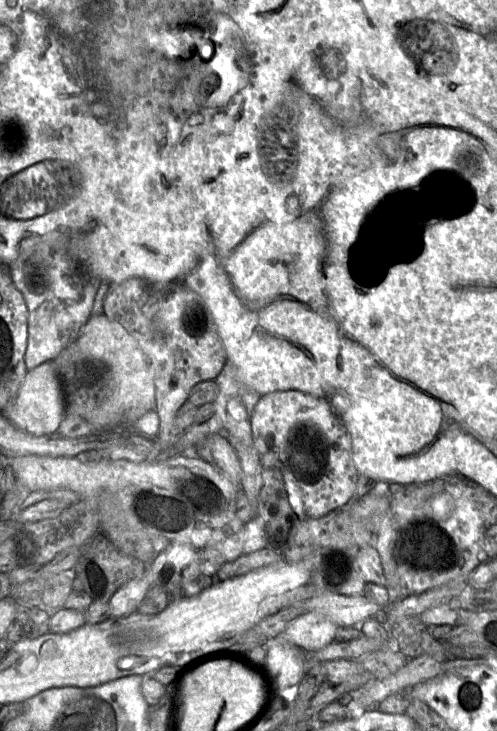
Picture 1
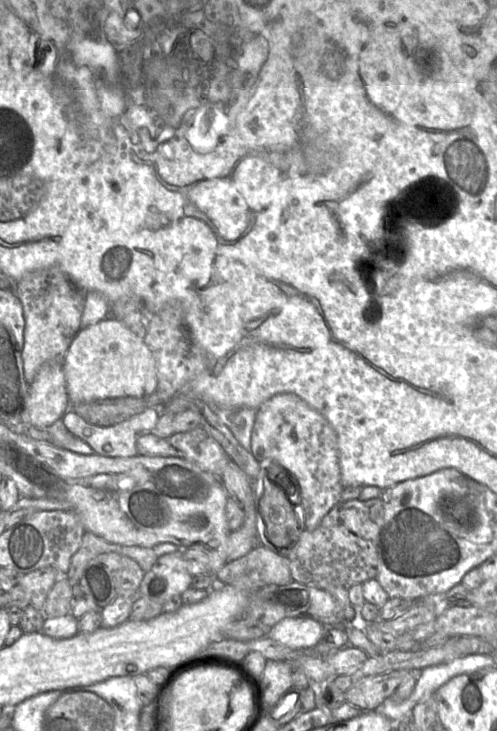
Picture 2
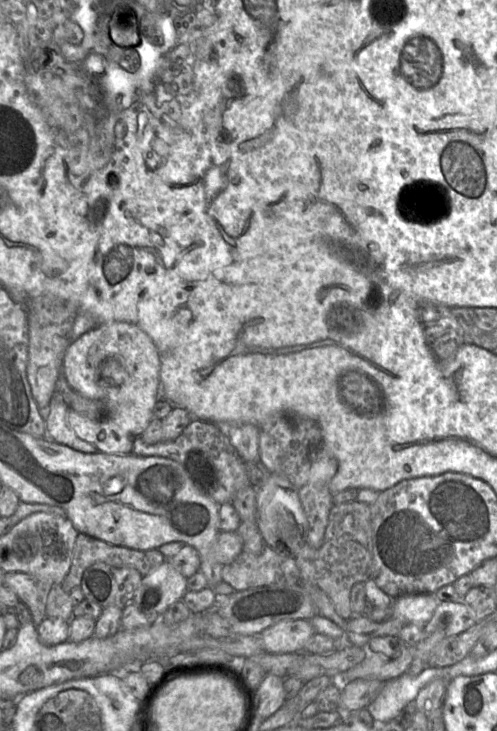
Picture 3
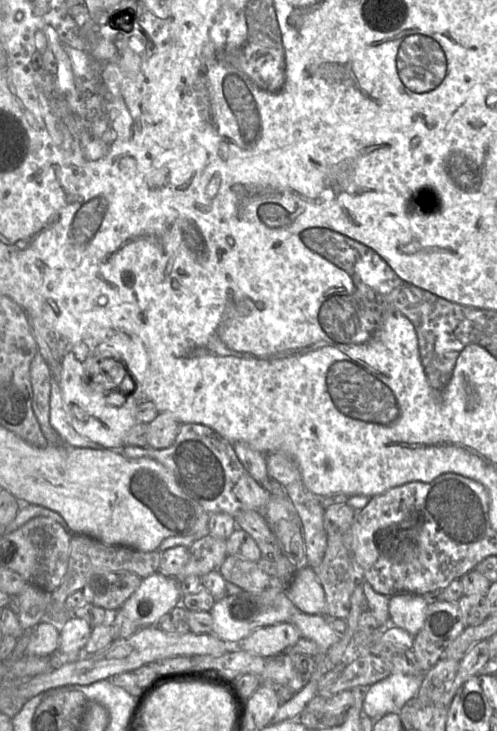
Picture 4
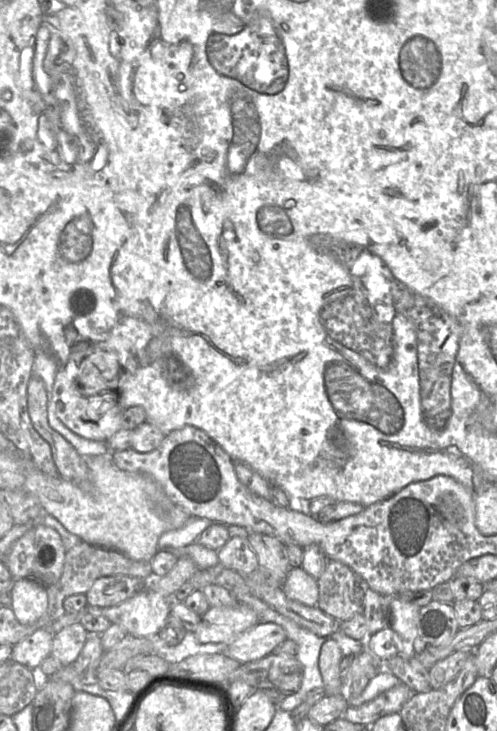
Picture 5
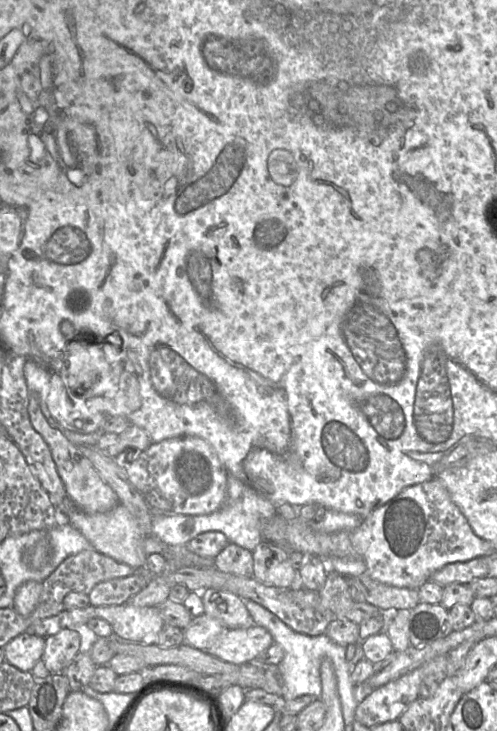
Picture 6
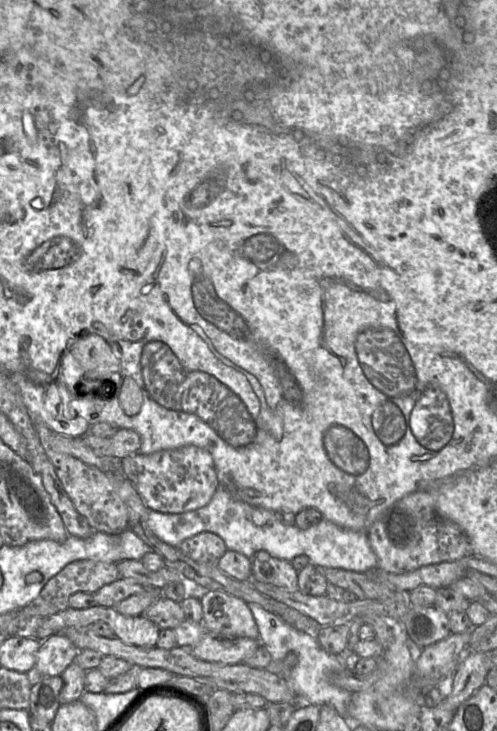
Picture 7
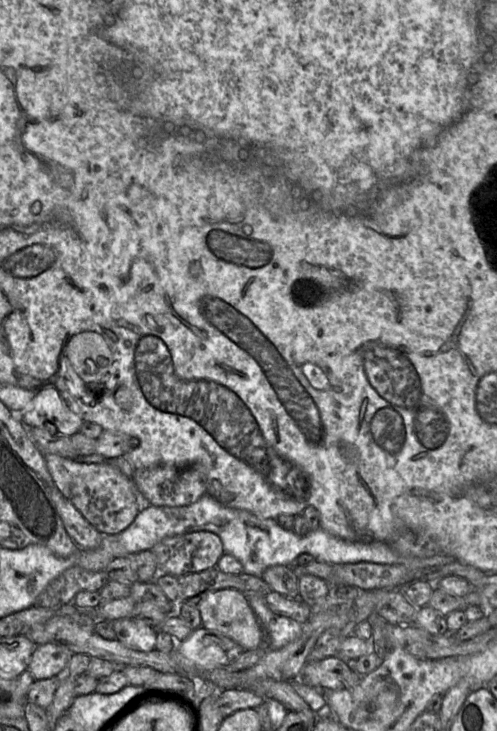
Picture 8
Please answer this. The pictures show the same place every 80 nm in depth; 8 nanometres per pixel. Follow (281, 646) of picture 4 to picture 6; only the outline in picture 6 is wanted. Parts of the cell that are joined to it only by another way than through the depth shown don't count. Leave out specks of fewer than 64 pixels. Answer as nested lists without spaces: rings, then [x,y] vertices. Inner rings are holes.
[[[254,624],[249,628],[225,629],[206,651],[225,662],[243,664],[254,662],[273,643],[268,630]]]

